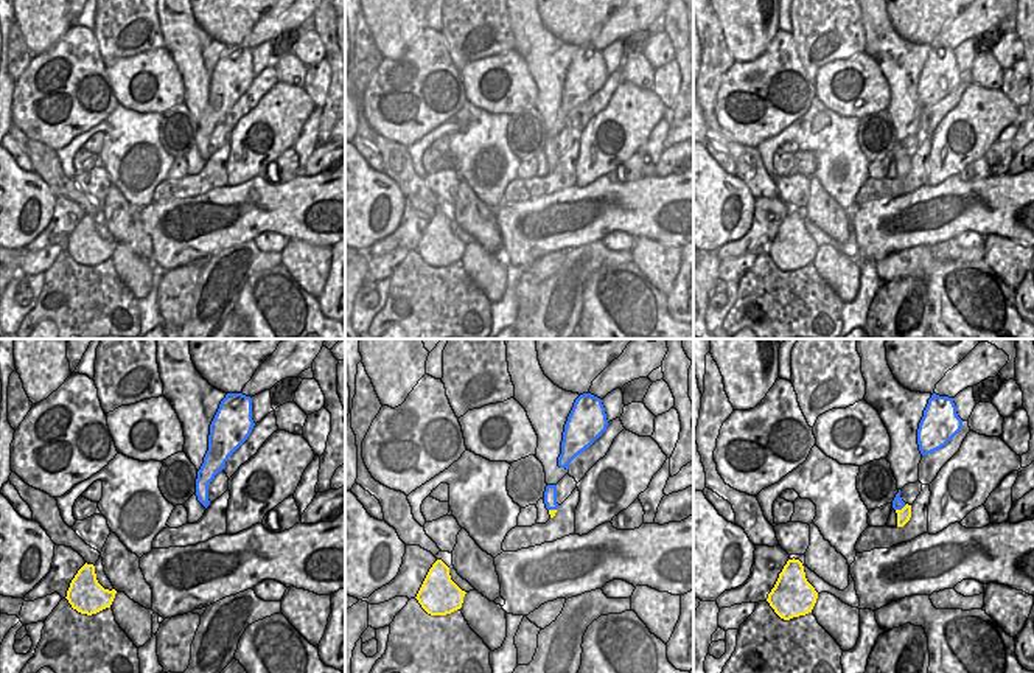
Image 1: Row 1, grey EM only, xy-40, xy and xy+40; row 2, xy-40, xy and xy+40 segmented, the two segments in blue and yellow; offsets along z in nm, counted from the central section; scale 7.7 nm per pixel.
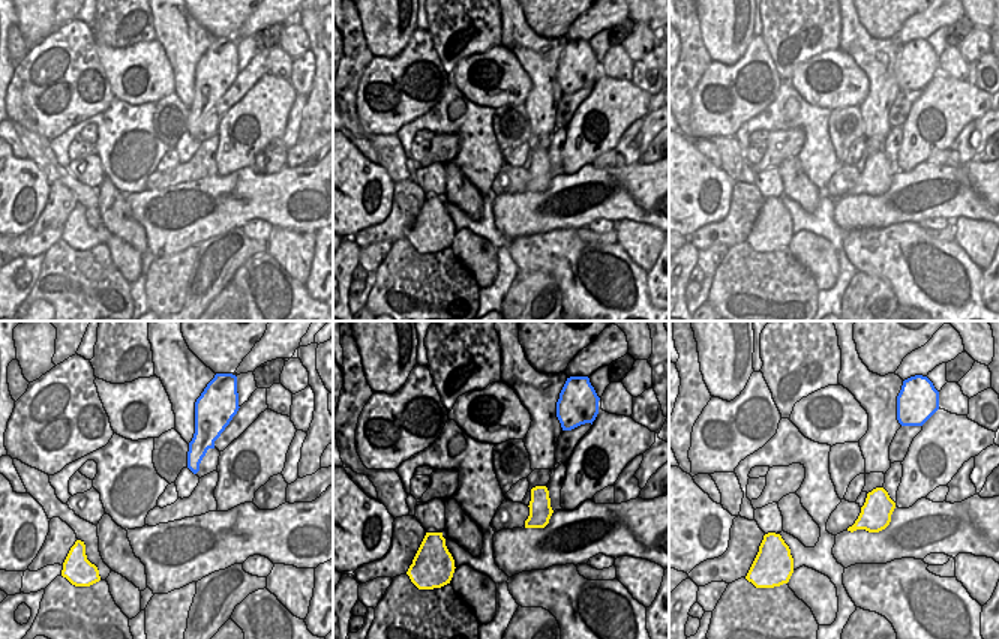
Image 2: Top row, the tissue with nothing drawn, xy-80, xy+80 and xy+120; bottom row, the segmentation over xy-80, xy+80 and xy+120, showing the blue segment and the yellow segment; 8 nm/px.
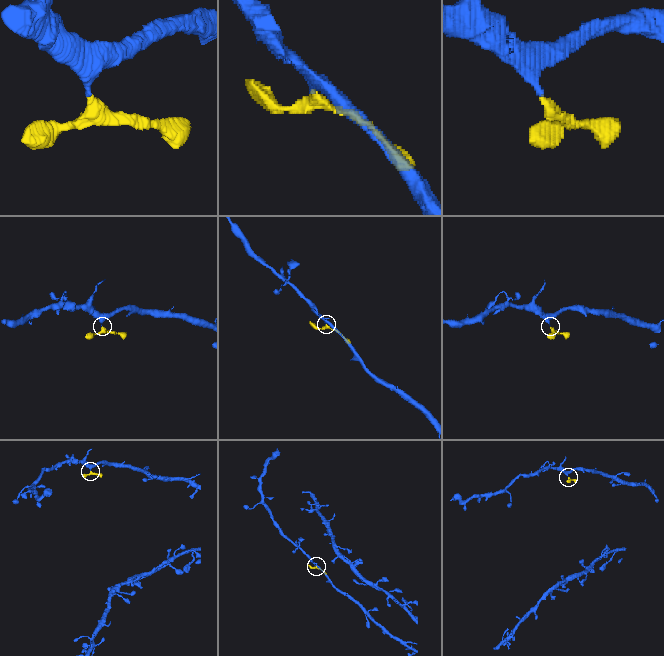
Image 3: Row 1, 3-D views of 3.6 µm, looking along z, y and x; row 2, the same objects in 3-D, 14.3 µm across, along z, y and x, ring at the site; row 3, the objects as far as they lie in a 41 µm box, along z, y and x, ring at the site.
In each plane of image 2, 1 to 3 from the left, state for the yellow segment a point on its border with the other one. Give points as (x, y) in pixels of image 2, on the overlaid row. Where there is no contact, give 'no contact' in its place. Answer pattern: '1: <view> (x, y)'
1: no contact
2: no contact
3: no contact

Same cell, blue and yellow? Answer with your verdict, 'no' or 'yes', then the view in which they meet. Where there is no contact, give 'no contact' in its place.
no; meets blue in xy+40

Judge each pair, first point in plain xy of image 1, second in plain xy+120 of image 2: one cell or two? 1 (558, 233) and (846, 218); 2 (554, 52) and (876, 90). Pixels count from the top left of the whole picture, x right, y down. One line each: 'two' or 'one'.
1: one
2: one

